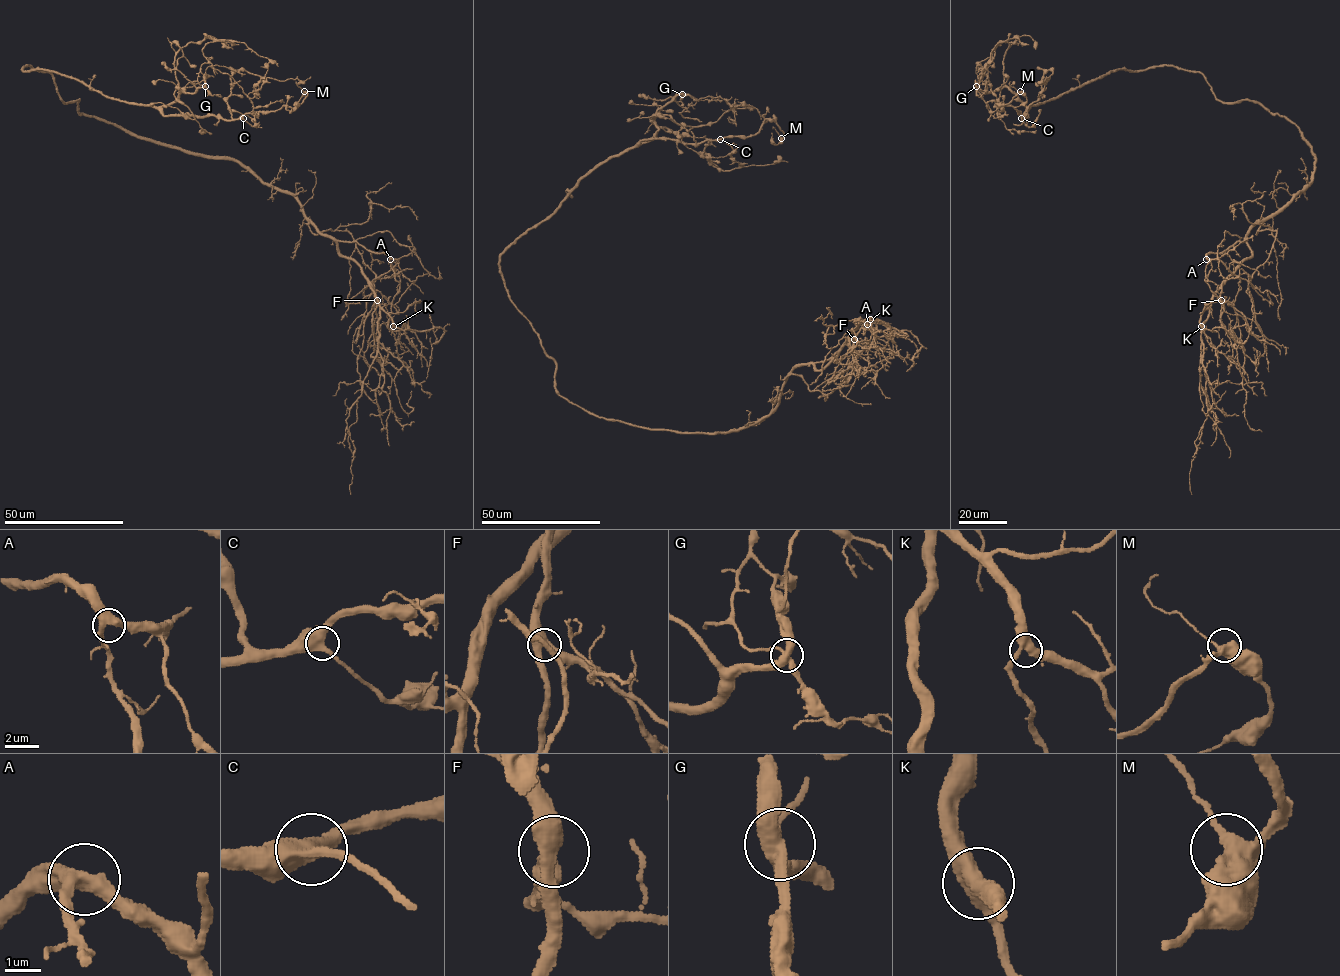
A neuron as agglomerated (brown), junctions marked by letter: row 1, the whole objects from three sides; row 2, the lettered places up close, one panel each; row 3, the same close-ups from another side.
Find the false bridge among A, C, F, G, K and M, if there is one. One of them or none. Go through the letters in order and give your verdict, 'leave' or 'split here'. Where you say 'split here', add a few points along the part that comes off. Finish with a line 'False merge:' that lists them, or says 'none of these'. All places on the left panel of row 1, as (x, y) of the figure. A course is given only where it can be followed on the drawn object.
A: leave
C: leave
F: leave
G: split here | (205, 85), (200, 85), (197, 76), (201, 66), (210, 63), (231, 76), (254, 107), (284, 102)
K: leave
M: leave
False merge: G

